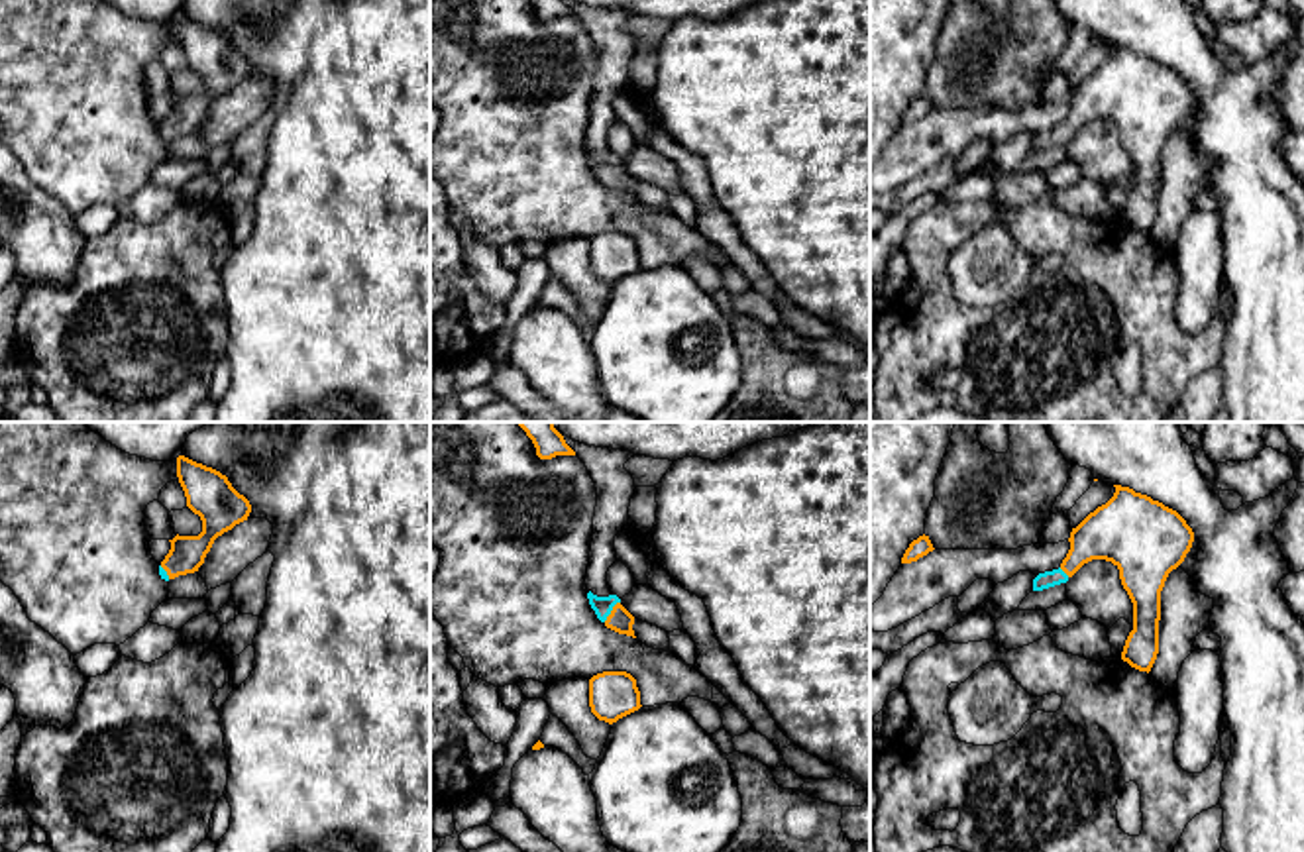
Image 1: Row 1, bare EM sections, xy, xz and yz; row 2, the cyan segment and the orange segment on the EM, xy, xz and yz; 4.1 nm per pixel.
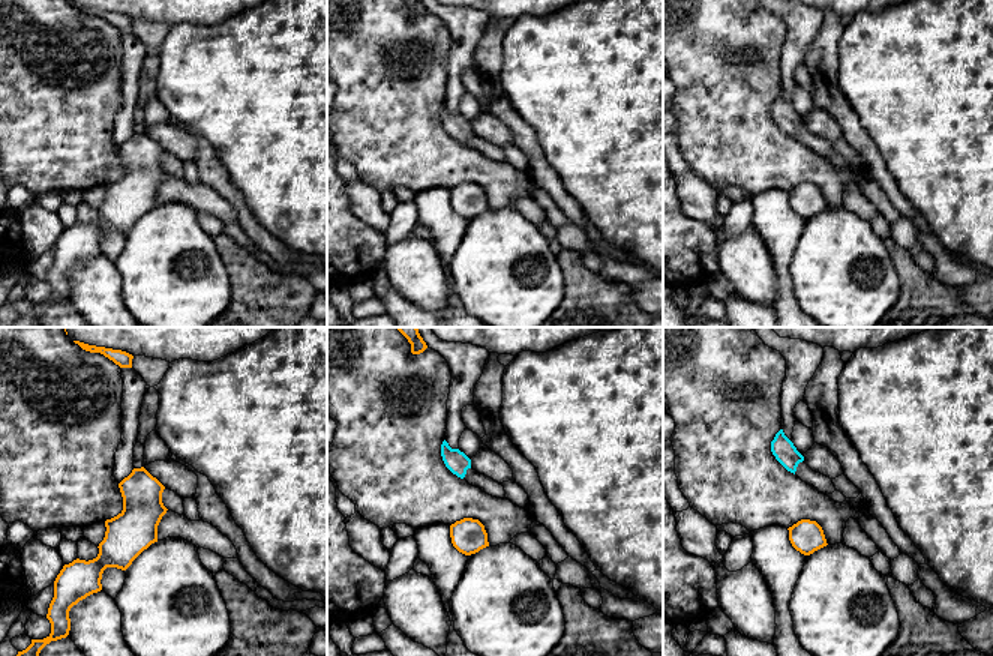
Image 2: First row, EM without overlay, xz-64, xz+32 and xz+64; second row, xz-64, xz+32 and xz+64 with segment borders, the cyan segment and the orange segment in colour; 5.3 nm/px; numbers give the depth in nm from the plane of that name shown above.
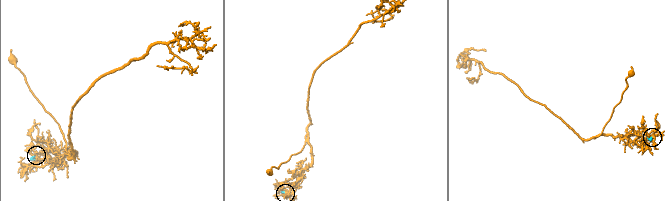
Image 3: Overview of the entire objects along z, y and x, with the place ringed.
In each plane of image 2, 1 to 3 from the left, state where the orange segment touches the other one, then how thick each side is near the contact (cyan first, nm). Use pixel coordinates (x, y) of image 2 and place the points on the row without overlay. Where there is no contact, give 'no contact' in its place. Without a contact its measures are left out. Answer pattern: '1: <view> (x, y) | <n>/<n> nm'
1: no contact
2: no contact
3: no contact

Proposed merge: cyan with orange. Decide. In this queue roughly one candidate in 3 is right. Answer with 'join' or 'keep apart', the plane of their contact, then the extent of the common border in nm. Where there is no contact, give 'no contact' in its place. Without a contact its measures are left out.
join; contact in xz; length 110 nm

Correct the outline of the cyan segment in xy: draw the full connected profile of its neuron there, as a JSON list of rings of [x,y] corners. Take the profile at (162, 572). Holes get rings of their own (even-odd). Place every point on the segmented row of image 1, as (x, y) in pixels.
[[[179,455],[177,477],[187,506],[202,520],[202,532],[198,536],[177,534],[169,540],[171,550],[159,565],[159,575],[165,581],[198,571],[214,540],[247,520],[251,512],[249,501],[232,487],[226,475],[212,467]]]

